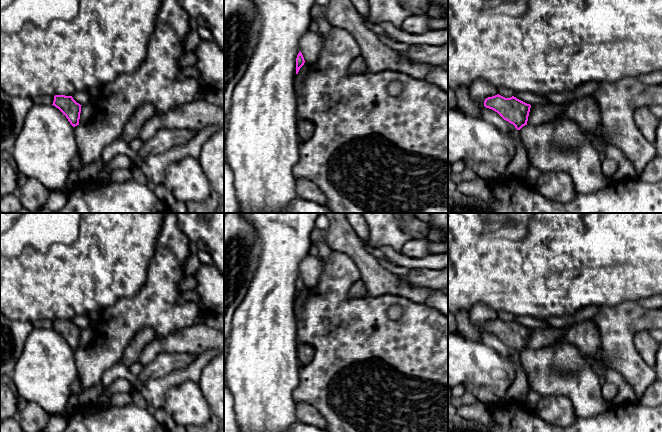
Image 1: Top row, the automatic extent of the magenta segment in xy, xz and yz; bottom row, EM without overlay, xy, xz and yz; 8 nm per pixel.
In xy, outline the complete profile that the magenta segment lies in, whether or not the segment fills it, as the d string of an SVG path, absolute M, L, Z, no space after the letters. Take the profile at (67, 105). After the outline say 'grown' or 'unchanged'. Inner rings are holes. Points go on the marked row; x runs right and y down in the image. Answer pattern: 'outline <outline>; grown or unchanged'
outline M55 95L52 105L66 116L73 127L79 125L82 105L77 103L72 96Z; unchanged

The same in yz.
outline M499 94L484 101L486 108L497 112L504 120L513 124L517 130L527 125L531 105L516 97L505 98Z; unchanged

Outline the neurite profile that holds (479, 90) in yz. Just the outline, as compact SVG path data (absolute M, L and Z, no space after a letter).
M476 80L469 87L470 98L479 106L481 115L484 120L493 124L503 132L515 130L515 126L504 120L497 112L484 106L484 101L488 97L498 94L497 87L484 81Z

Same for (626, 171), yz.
M608 146L605 149L605 157L615 160L619 166L618 171L612 176L612 182L632 180L638 177L634 165L619 148Z

